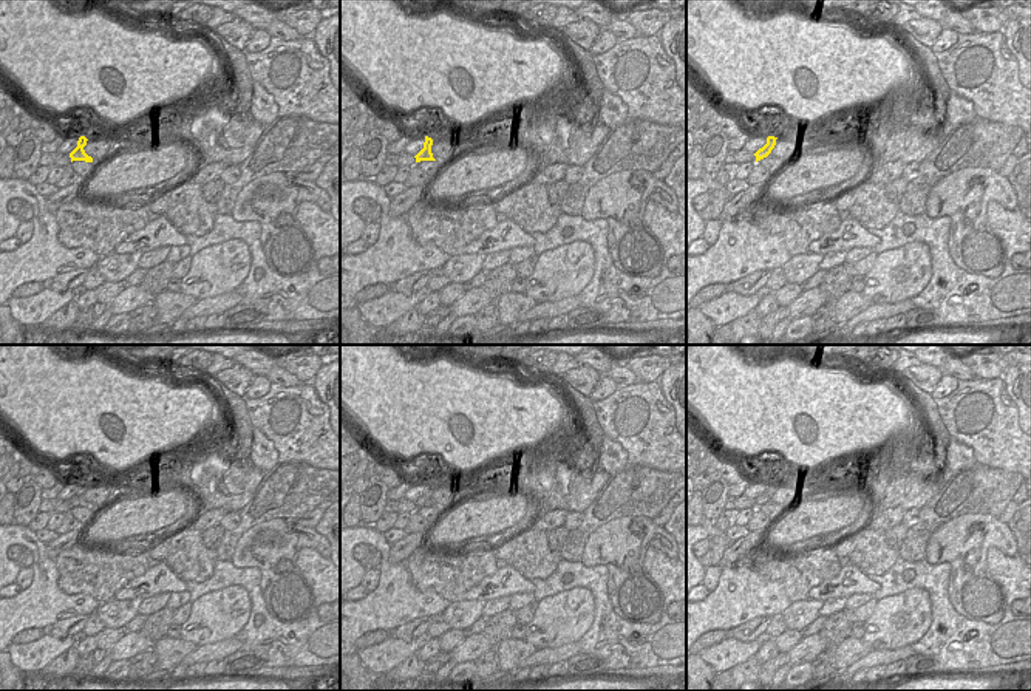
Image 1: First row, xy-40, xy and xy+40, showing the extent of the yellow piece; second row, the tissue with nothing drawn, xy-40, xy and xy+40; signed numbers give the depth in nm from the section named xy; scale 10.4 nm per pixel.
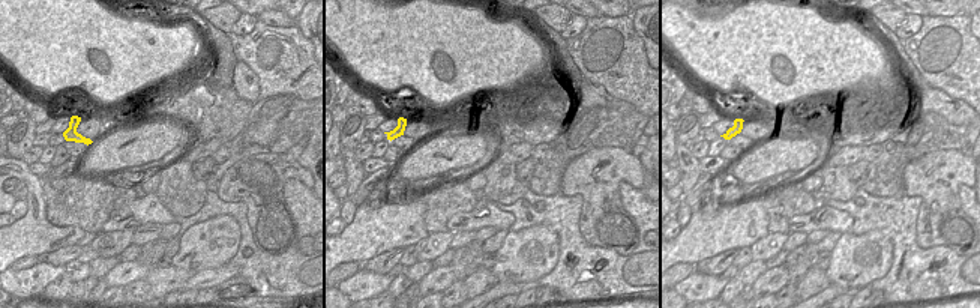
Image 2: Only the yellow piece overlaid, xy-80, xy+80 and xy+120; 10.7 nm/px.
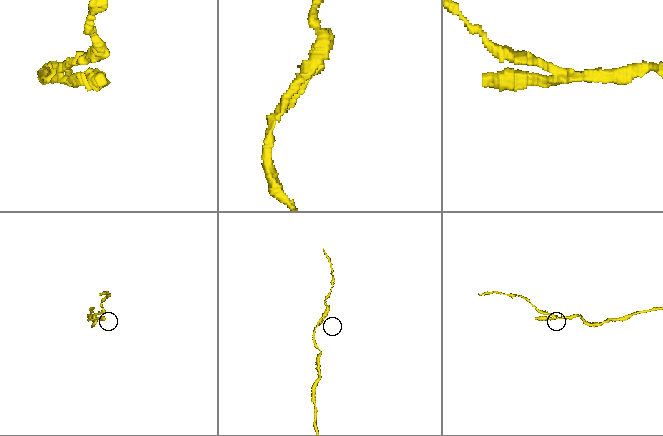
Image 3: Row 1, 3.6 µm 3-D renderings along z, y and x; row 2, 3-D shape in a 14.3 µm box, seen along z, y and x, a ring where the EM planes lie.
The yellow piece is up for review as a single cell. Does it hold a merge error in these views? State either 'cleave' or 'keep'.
cleave

